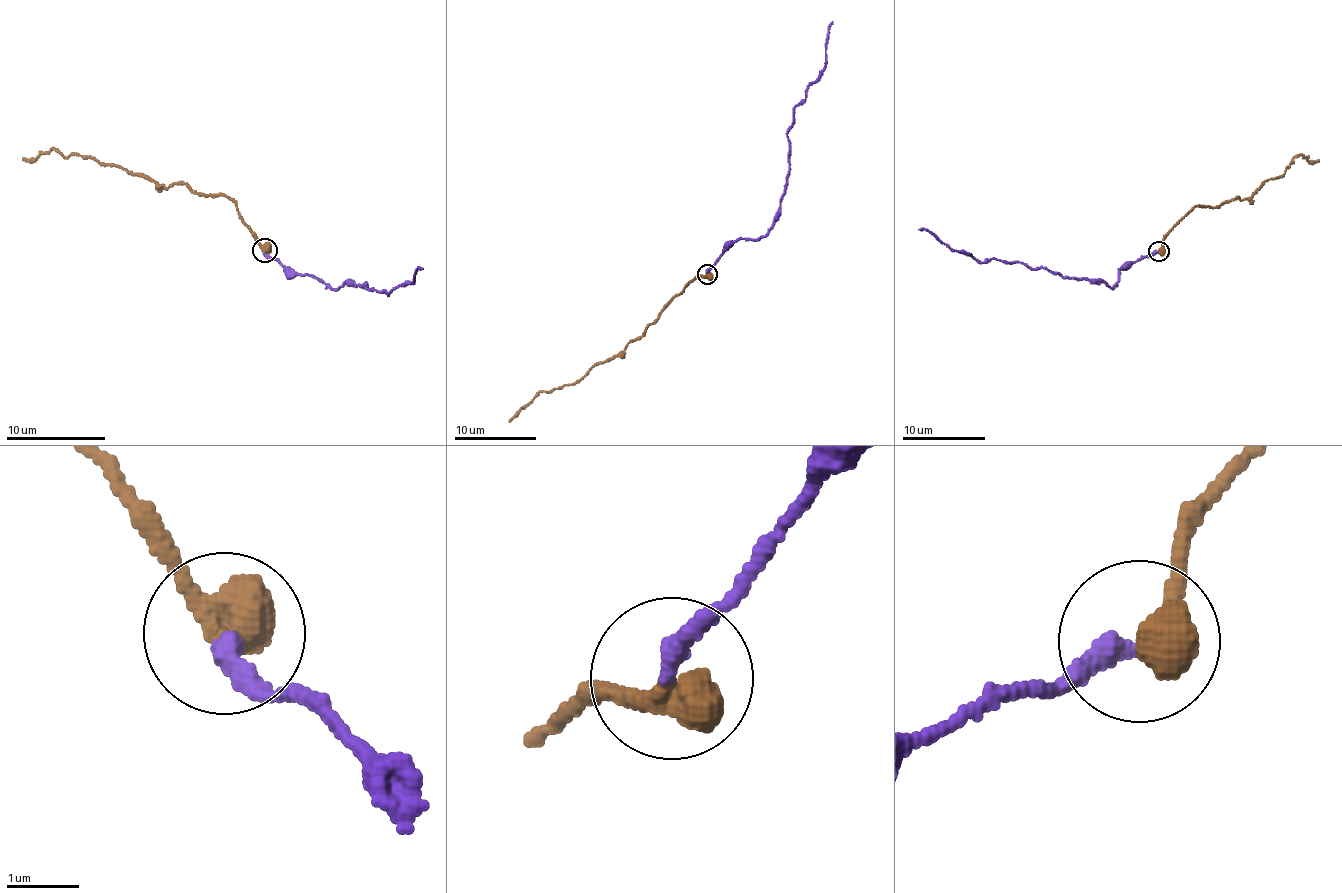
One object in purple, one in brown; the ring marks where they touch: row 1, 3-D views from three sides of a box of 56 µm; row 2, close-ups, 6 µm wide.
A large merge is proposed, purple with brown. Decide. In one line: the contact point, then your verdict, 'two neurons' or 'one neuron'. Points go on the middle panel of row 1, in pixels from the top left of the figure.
place (707, 274); one neuron

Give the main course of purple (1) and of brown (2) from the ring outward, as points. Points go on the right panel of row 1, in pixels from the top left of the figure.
1: (1157, 251), (1122, 268), (1113, 288), (1103, 282), (1006, 260), (979, 262), (949, 248), (926, 230), (918, 229)
2: (1159, 251), (1175, 225), (1199, 205), (1212, 207), (1238, 197), (1248, 198), (1300, 155), (1318, 162)

